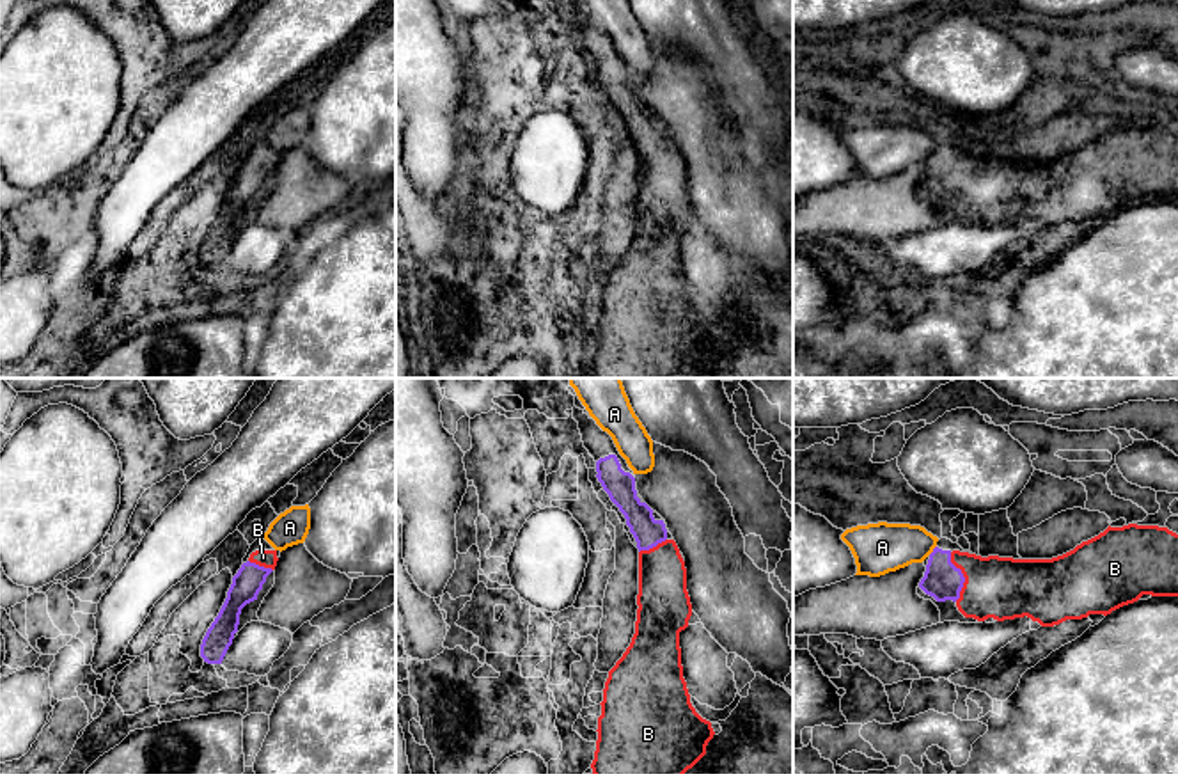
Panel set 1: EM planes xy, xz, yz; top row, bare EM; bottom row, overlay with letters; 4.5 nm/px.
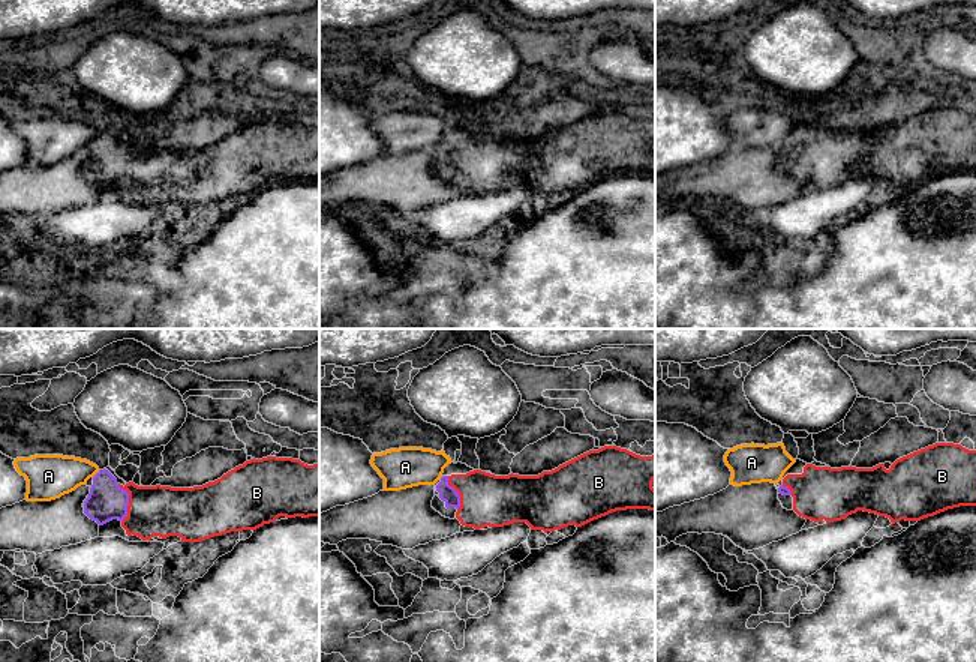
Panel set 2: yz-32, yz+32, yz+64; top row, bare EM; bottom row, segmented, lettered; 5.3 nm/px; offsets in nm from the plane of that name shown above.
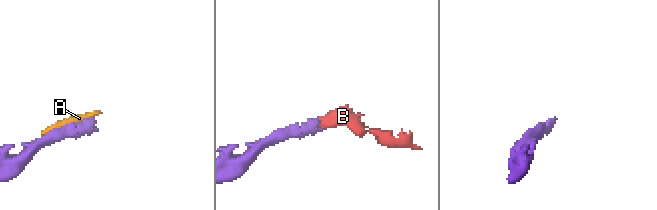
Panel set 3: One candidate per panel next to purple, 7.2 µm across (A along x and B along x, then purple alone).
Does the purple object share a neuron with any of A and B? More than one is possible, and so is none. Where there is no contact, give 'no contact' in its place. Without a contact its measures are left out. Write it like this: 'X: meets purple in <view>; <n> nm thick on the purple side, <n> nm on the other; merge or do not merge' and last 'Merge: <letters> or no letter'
A: meets purple in yz; 170 nm thick on the purple side, 220 nm on the other; do not merge
B: meets purple in yz; 170 nm thick on the purple side, 280 nm on the other; merge
Merge: B

